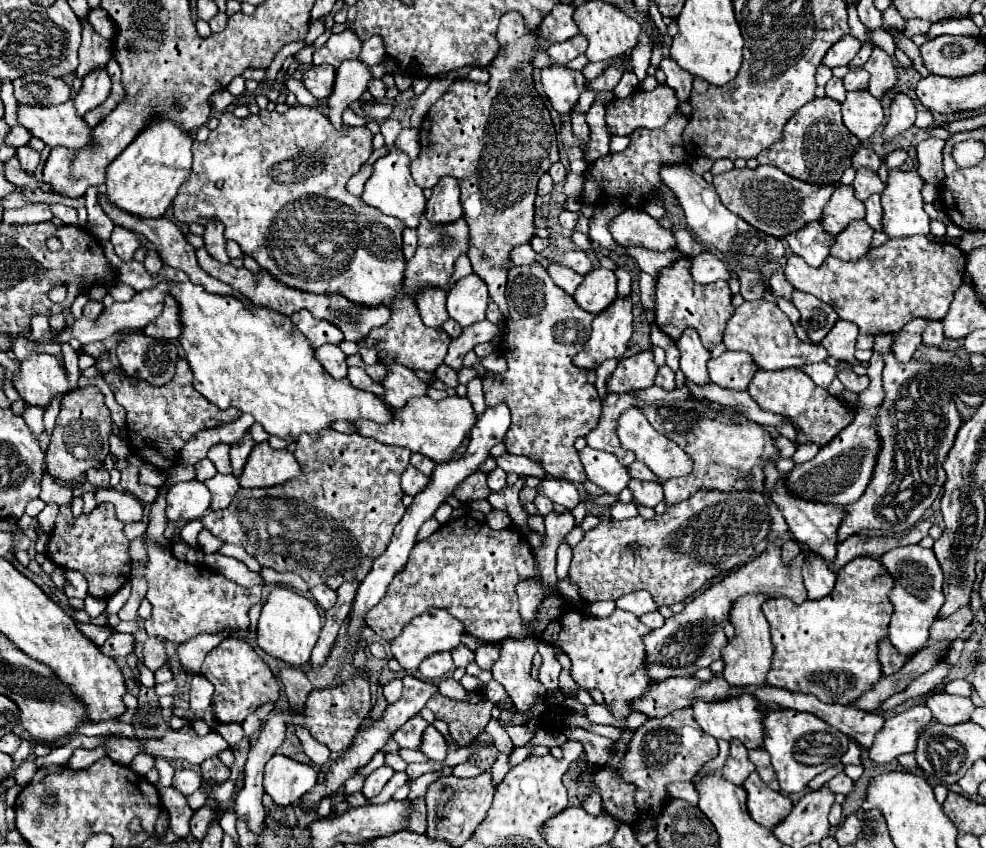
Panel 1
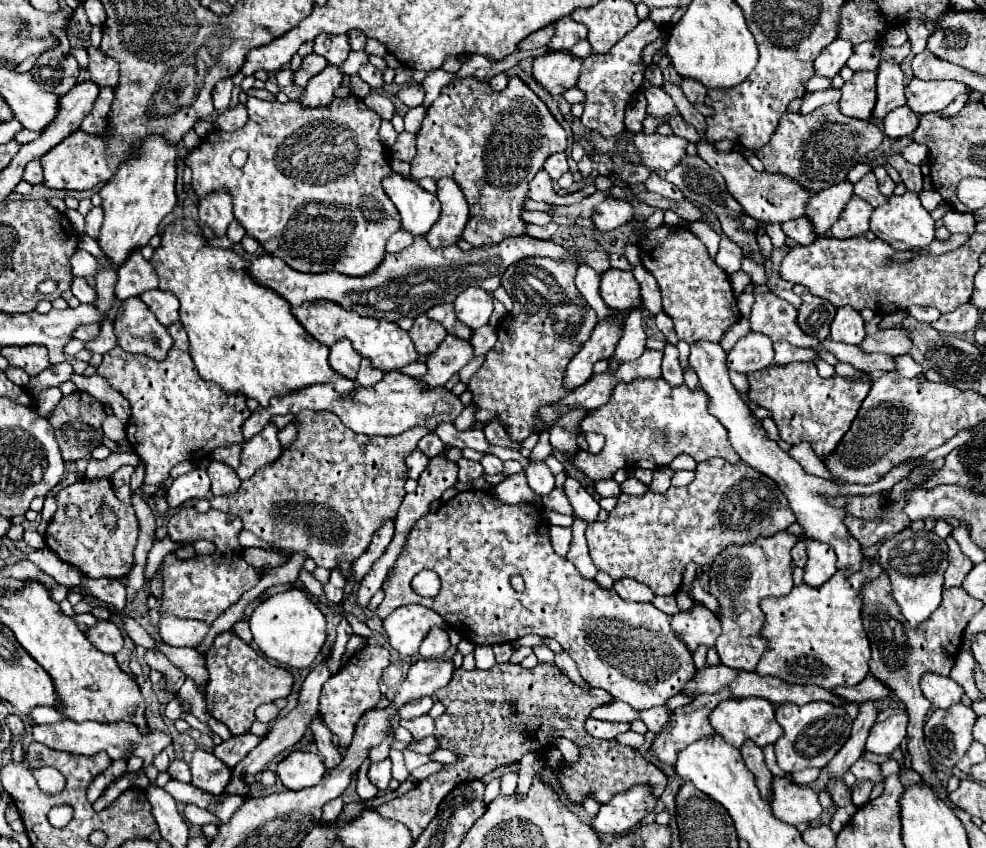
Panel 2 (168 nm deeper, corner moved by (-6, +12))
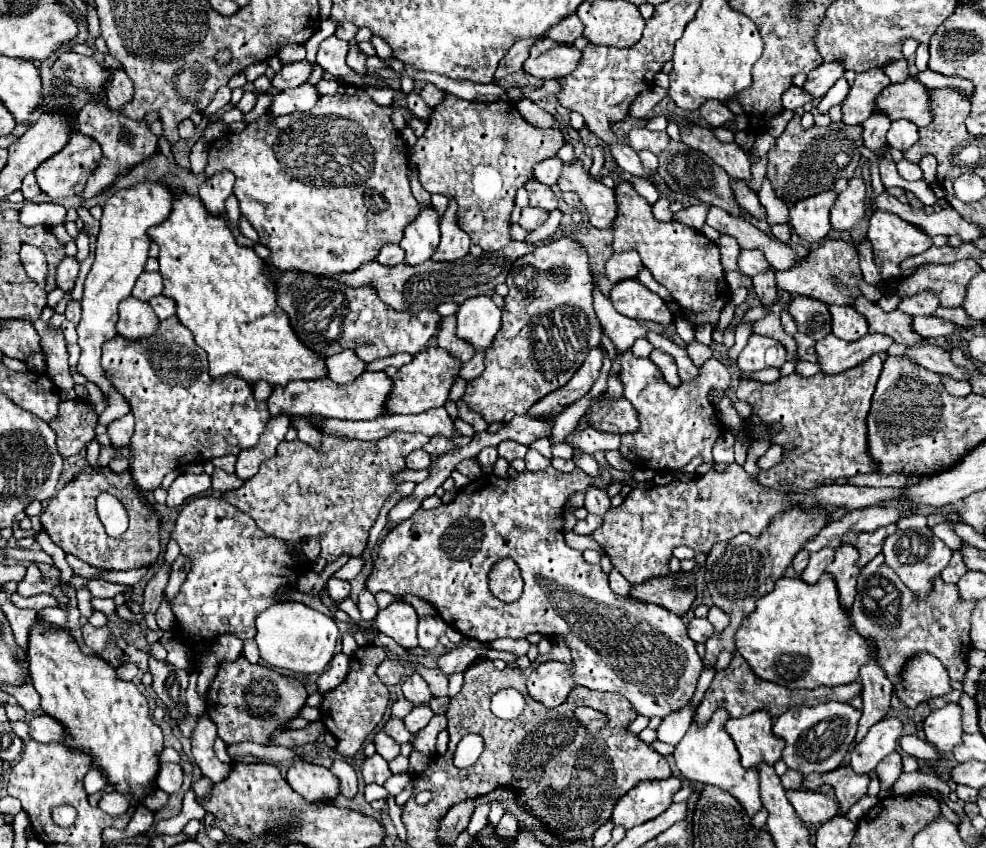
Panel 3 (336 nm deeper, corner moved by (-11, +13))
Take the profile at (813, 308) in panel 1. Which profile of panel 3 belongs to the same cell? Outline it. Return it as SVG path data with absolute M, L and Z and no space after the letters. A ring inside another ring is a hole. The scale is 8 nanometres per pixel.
M797 296L789 306L789 314L797 324L797 330L813 340L821 340L831 332L829 308L819 300Z

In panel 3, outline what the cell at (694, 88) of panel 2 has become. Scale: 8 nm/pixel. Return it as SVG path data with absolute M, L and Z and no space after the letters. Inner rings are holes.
M707 100L701 108L699 108L701 116L705 118L705 122L713 128L723 128L727 122L733 122L735 116L729 112L729 108L725 104L721 104L719 100Z

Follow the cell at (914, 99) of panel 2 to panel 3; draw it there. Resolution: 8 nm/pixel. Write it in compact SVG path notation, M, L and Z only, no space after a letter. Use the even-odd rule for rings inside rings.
M907 78L901 84L887 86L879 98L875 98L875 112L883 112L891 122L905 118L917 128L923 128L931 120L929 92L913 78Z

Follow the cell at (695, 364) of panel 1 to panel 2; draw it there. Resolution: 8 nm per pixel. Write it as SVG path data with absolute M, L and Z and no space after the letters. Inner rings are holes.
M700 339L698 343L692 343L690 367L696 371L696 375L700 379L700 387L710 397L710 413L728 429L730 443L732 443L734 451L740 455L740 459L746 465L750 465L756 471L760 471L762 475L768 475L778 485L778 489L784 491L784 495L786 495L786 499L788 499L788 503L790 503L790 507L792 507L792 511L796 515L796 521L804 529L804 535L828 543L836 551L836 557L838 557L836 565L838 565L838 569L858 571L860 569L860 561L862 561L862 547L848 533L848 529L844 525L846 511L842 511L842 507L834 507L830 501L838 499L838 497L846 497L846 495L874 495L874 493L884 491L884 487L888 489L896 481L892 479L886 485L884 485L884 479L880 479L878 483L872 483L872 485L838 485L834 481L820 479L816 475L806 473L802 469L802 465L798 465L798 461L790 459L790 455L784 453L778 447L776 441L766 439L764 431L754 425L754 421L750 417L748 403L740 397L740 393L730 383L728 367L726 367L726 351L718 343L710 343L706 339Z

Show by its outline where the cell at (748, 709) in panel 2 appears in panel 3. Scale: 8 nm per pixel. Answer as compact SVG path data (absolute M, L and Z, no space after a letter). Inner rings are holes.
M757 710L743 718L731 718L725 724L725 730L741 754L743 768L757 770L761 762L773 766L777 760L781 760L785 742L779 742L779 738L771 732L771 726L773 720L763 710Z

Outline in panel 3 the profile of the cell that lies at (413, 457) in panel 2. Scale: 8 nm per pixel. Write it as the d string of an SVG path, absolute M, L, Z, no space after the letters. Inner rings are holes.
M415 450L405 458L405 466L419 470L419 468L429 468L431 466L431 456L425 450Z

